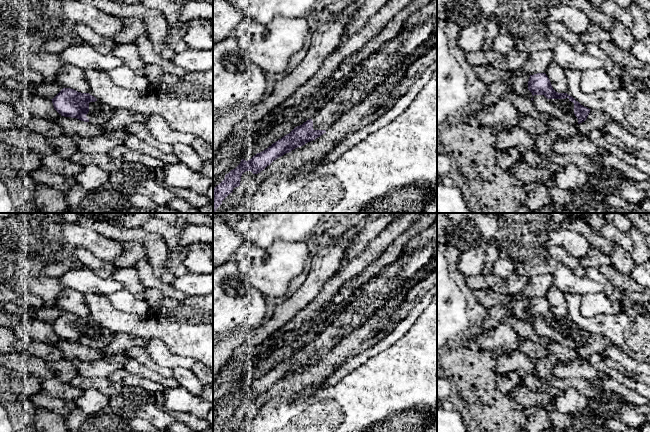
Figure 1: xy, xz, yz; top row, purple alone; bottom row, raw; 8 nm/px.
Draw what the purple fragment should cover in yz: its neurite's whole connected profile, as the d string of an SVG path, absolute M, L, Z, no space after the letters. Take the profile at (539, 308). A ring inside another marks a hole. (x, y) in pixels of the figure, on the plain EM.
M545 297L530 299L528 314L532 317L531 324L539 336L565 347L577 350L590 337L591 333L581 329L572 320L556 316Z

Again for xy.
M63 312L52 324L54 333L64 341L77 342L93 349L103 350L115 333L98 325L89 317Z

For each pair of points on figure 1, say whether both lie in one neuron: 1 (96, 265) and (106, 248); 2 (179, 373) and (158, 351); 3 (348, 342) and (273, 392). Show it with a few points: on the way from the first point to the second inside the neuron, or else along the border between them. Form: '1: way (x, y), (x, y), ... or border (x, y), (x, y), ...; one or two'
1: border (79, 246), (88, 249), (104, 261); two
2: border (190, 368), (176, 367), (174, 369); two
3: way (331, 361), (315, 375), (292, 384); one

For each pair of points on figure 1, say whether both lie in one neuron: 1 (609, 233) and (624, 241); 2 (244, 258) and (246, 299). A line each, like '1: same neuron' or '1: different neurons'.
1: same neuron
2: different neurons

